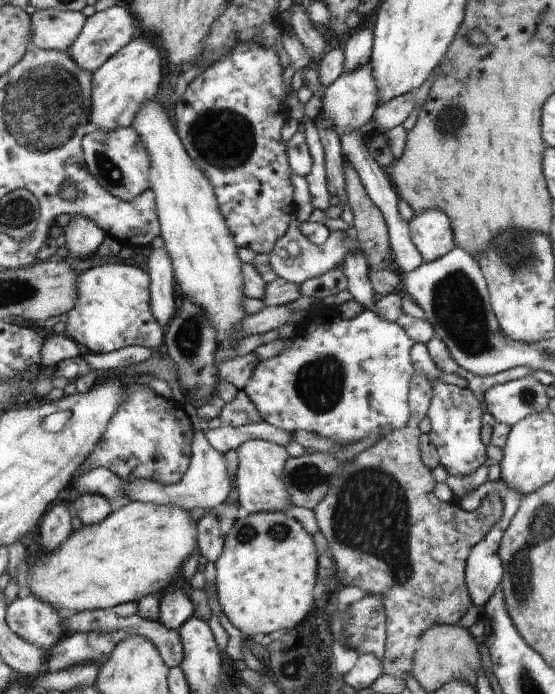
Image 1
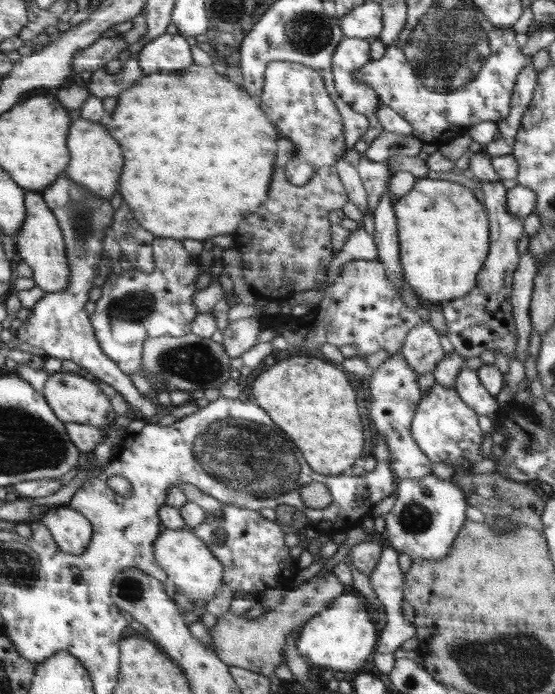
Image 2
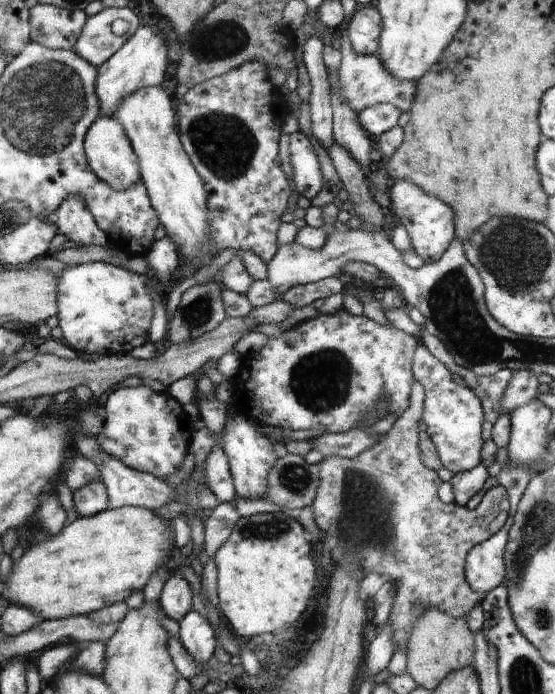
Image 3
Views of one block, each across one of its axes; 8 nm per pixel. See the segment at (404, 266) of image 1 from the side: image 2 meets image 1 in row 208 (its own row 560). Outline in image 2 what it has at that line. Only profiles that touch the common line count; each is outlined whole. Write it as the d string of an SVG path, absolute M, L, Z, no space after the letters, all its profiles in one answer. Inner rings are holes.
M392 547L383 548L380 555L380 560L376 569L372 569L370 573L370 584L378 597L378 600L385 606L385 613L387 614L387 625L381 630L379 644L375 646L375 652L372 653L372 662L374 662L374 668L380 672L380 674L388 675L392 670L395 663L394 652L400 647L403 642L406 642L409 638L415 636L416 627L413 623L406 621L402 617L402 603L403 603L403 583L405 574L400 569L398 562L398 552Z

